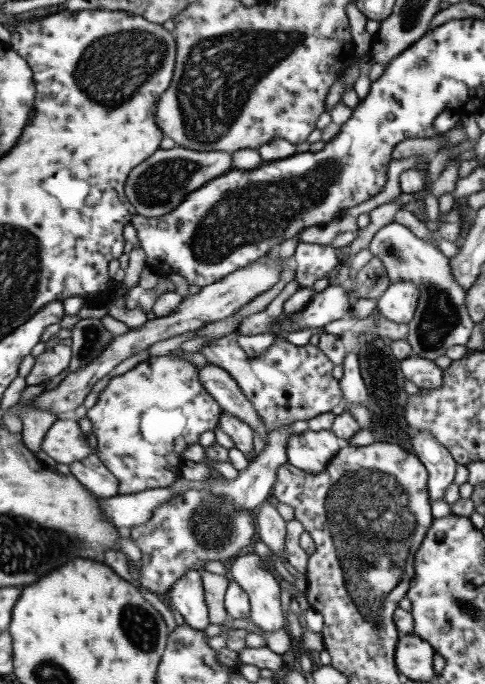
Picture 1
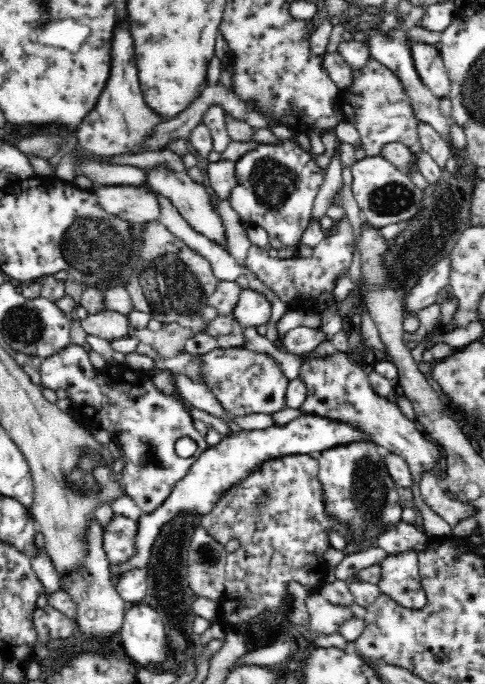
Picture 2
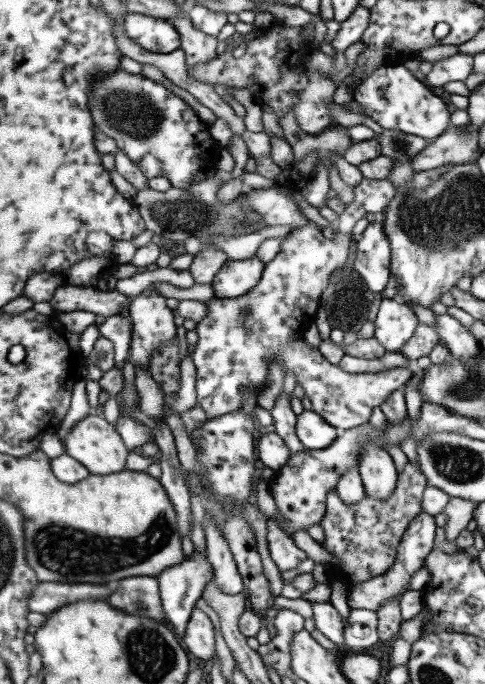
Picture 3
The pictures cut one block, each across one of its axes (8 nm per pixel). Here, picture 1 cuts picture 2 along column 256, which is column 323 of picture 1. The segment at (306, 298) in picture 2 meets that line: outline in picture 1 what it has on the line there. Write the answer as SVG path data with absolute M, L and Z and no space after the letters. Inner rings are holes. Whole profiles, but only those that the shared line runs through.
M299 242L295 250L295 260L297 260L297 280L301 288L313 290L315 282L321 278L331 280L331 270L337 266L337 258L331 246L321 246L321 244L307 244Z

